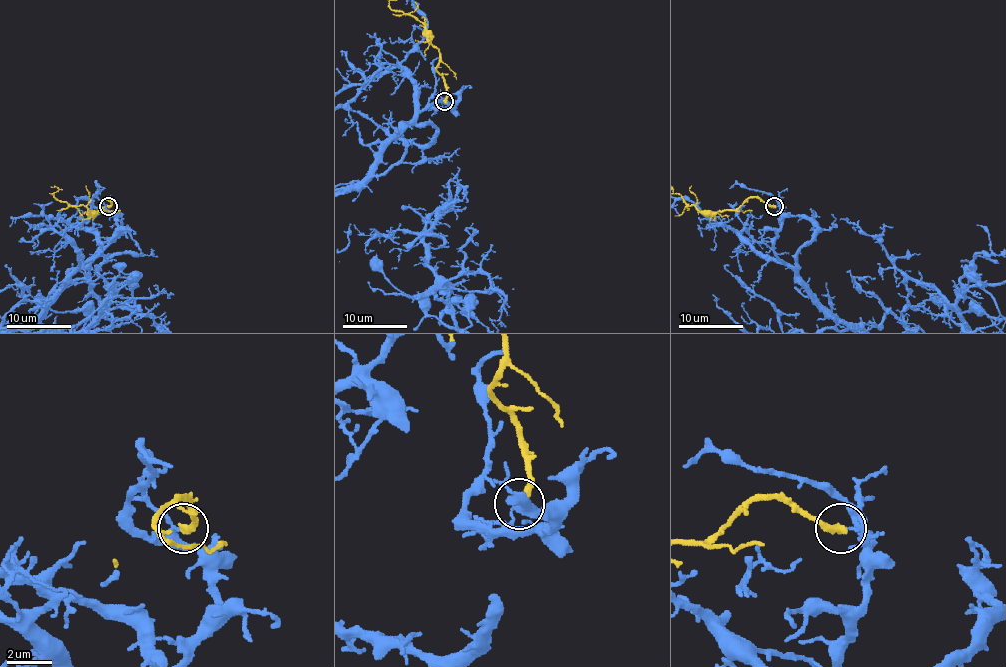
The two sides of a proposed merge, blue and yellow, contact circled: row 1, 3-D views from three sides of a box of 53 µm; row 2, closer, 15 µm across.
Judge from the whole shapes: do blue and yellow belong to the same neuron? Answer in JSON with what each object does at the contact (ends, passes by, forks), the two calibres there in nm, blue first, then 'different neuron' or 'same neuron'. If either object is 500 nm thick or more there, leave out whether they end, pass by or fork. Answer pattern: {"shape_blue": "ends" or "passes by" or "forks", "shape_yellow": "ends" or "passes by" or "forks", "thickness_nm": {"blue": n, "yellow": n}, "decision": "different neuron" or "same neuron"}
{"shape_blue": "ends", "shape_yellow": "ends", "thickness_nm": {"blue": 100, "yellow": 400}, "decision": "different neuron"}

